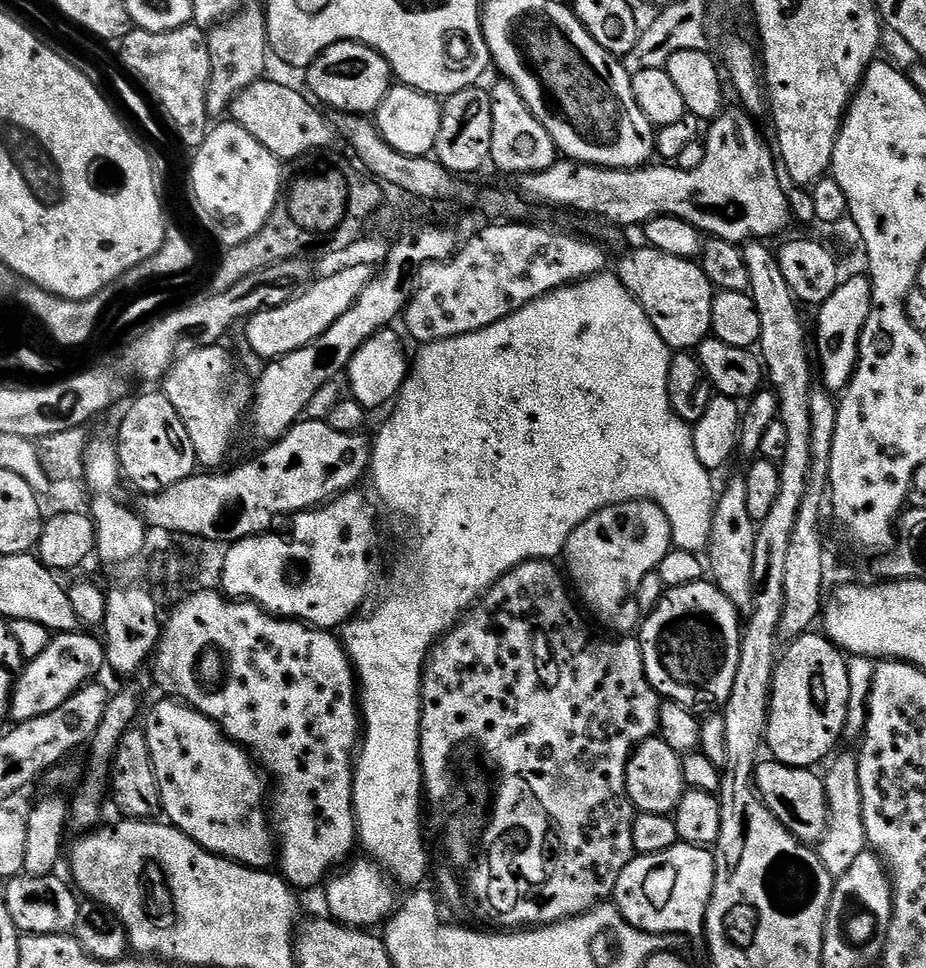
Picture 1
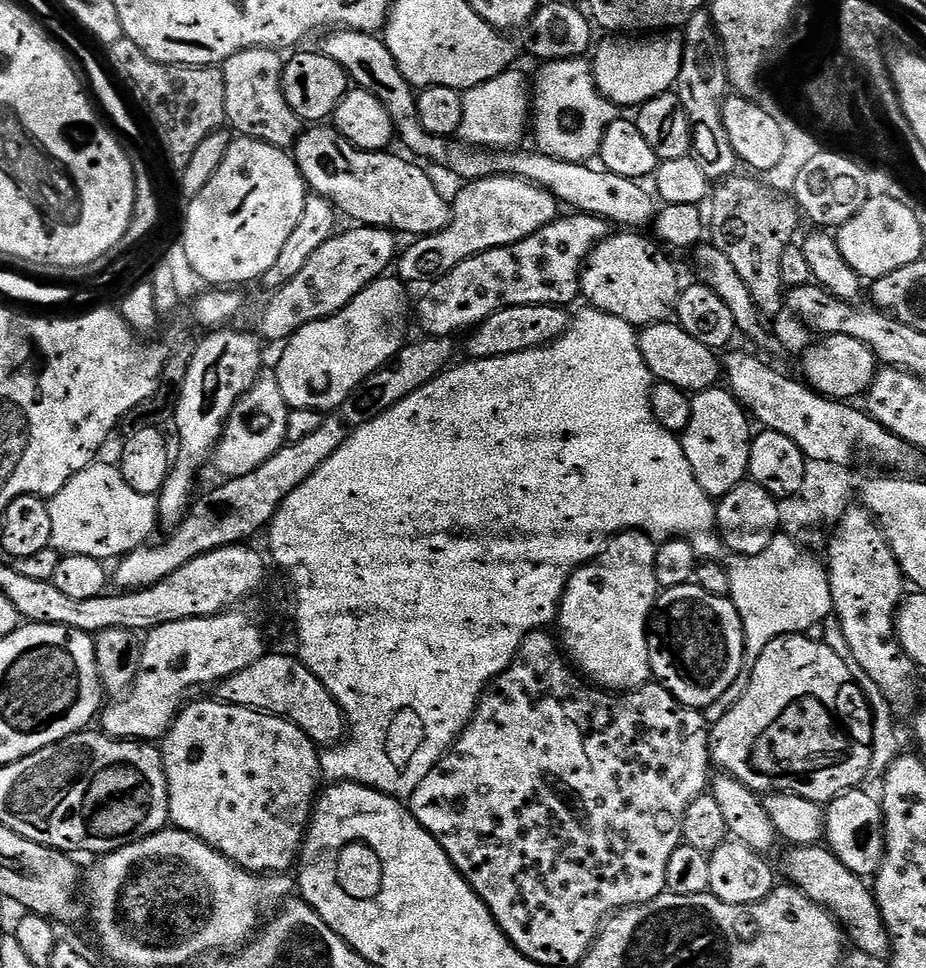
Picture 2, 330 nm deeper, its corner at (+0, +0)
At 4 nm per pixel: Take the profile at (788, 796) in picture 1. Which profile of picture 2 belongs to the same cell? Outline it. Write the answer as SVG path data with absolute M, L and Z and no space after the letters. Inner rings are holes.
M852 789L832 800L825 807L824 828L827 847L838 860L852 873L870 878L880 871L884 858L884 811L879 799L864 791Z

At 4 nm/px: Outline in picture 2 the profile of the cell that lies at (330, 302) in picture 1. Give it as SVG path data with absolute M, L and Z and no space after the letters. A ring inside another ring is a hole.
M484 176L480 180L467 181L463 187L464 189L456 197L451 197L452 217L448 219L448 224L442 230L413 239L412 245L405 252L403 249L399 253L394 264L394 272L406 285L427 285L438 279L439 276L450 274L450 270L454 270L454 266L466 262L466 258L474 258L486 250L494 250L502 246L510 246L514 242L522 242L522 238L530 238L530 234L542 230L542 226L557 220L562 212L560 201L555 200L547 190L517 176Z

